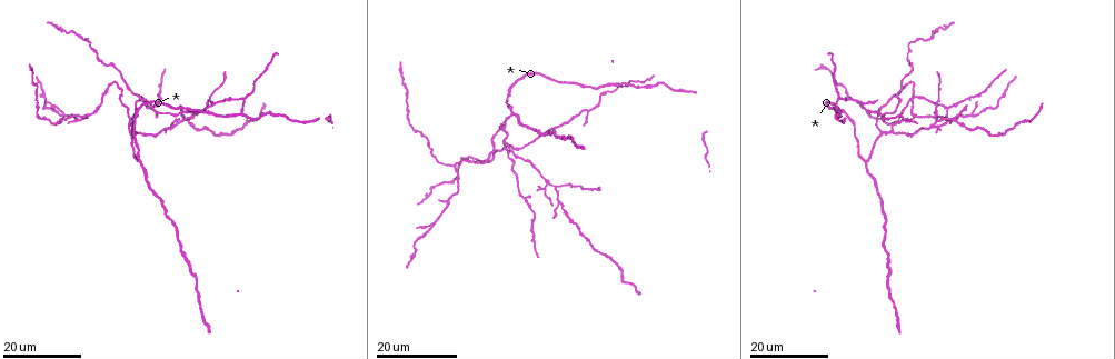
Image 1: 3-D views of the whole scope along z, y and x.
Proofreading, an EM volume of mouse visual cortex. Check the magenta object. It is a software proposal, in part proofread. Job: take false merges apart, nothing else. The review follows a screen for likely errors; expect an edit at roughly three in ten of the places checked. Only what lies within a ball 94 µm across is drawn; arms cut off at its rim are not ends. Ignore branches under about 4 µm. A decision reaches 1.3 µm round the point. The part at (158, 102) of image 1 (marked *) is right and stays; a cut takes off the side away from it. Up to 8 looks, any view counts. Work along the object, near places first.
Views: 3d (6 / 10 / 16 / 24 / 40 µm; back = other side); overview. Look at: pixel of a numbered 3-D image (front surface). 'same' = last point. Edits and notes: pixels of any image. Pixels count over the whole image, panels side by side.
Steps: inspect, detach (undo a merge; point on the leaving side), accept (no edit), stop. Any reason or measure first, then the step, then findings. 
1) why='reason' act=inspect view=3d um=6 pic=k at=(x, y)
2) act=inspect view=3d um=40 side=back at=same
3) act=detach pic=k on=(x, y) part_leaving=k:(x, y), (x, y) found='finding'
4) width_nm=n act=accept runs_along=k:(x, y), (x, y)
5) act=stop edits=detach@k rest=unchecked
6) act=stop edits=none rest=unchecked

why='three-way junction' act=inspect view=3d um=24 pic=1 at=(882, 133)

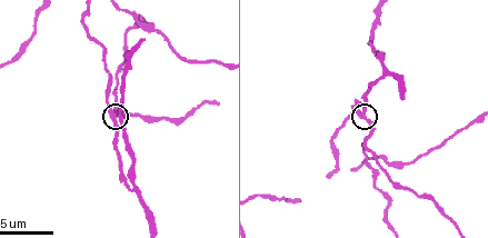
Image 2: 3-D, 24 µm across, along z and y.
act=inspect view=3d um=6 pic=2 at=(365, 120)

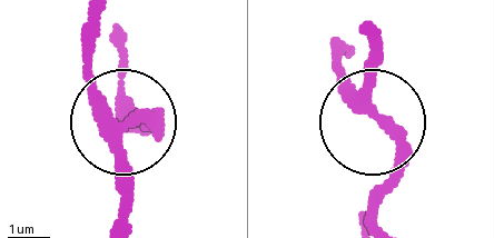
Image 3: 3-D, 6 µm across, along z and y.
width_nm=300 act=accept runs_along=3:(373, 23), (373, 109), (394, 151), (376, 226) found='all the same neuron'

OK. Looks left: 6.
why='three arms meet' act=inspect view=3d um=10 pic=2 at=(134, 191)

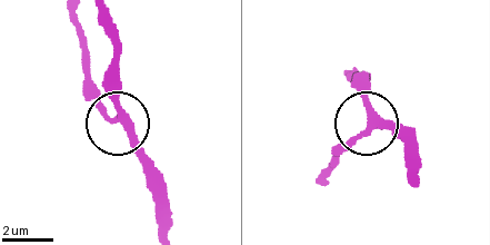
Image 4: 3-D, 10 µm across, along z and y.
act=inspect view=3d um=10 side=back pic=4 at=(372, 130)

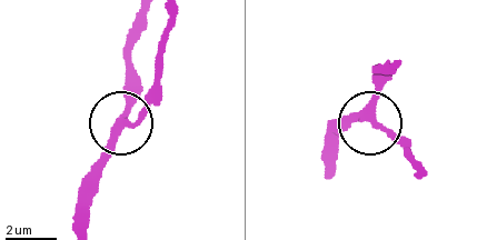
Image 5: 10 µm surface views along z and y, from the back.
side_arm_um=62 arms=3 act=accept found='continuous, no second neuron'

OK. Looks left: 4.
why='three-way junction' act=inspect view=3d um=24 pic=1 at=(562, 204)

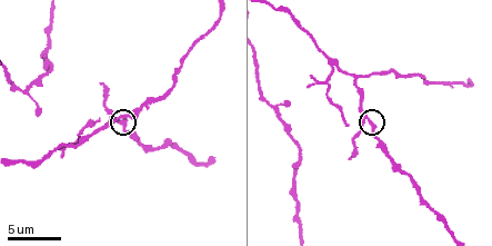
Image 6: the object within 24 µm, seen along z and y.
why='zoom in' act=inspect view=3d um=10 pic=6 at=(368, 119)

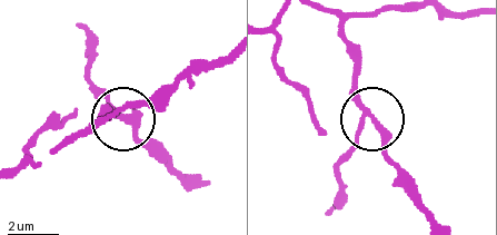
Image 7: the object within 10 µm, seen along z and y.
side_arm_um=5 arms=3 act=accept found='all the same neuron'

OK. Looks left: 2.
why='small branch off a trunk' act=inspect view=3d um=16 pic=1 at=(64, 116)

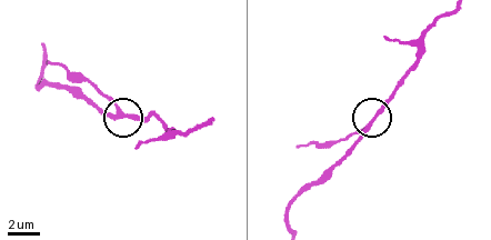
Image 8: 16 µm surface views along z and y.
act=inspect view=3d um=10 pic=8 at=(366, 127)

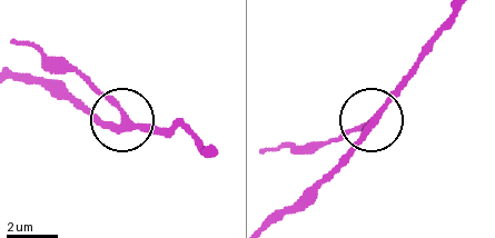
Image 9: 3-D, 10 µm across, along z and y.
width_nm=250 act=accept found='all the same neuron'

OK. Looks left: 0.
act=stop edits=none rest=unchecked

